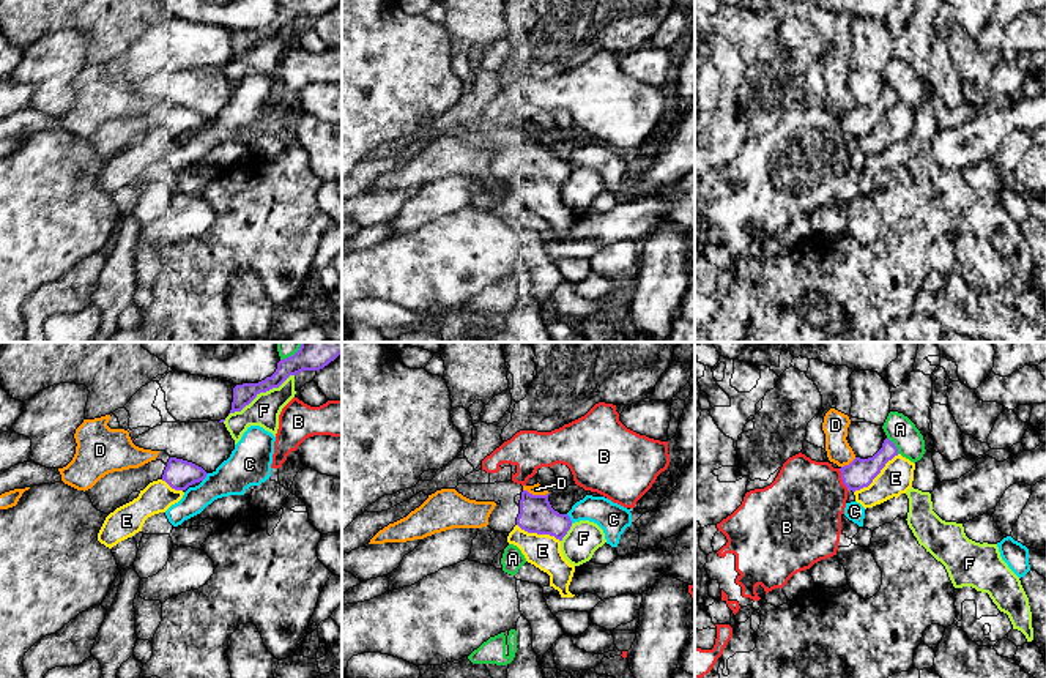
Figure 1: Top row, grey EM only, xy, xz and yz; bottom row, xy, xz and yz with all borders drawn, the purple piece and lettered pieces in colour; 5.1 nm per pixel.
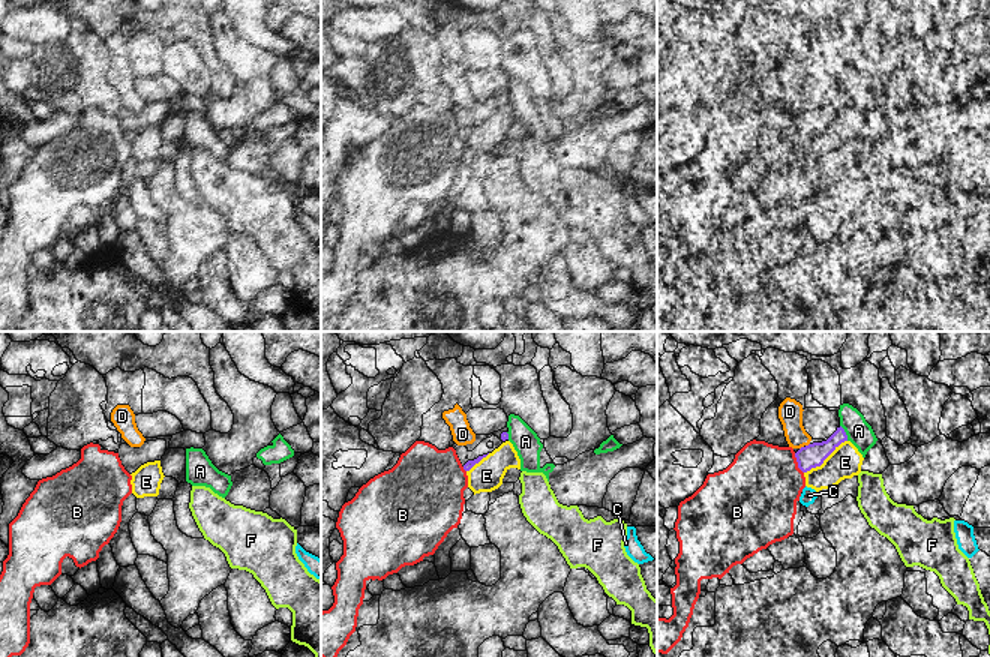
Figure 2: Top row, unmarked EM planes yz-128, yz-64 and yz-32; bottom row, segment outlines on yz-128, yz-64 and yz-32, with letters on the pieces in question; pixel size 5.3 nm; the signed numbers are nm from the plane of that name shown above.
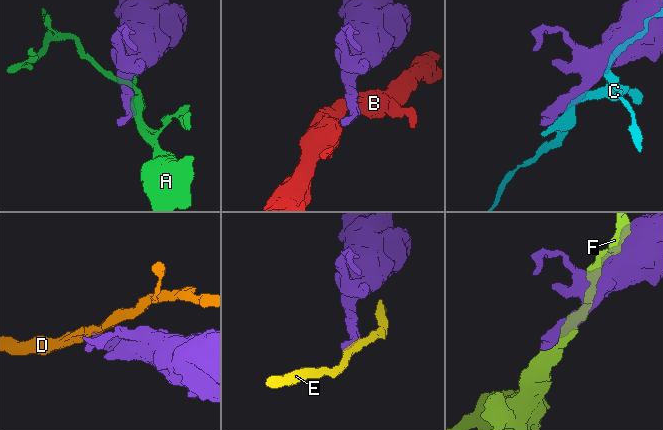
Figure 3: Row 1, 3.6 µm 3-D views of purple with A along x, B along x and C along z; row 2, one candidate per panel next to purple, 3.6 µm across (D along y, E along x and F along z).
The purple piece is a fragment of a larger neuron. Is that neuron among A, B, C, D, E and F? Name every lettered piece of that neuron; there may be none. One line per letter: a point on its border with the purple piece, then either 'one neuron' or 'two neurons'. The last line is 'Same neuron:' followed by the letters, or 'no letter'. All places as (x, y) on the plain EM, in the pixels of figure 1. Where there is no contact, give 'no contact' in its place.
A: meets purple in yz at (893, 92); two neurons
B: meets purple in yz at (841, 125); two neurons
C: meets purple in xz at (569, 166); two neurons
D: meets purple in xz at (536, 142); two neurons
E: meets purple in yz at (878, 120); two neurons
F: meets purple in xy at (260, 38); two neurons
Same neuron: no letter

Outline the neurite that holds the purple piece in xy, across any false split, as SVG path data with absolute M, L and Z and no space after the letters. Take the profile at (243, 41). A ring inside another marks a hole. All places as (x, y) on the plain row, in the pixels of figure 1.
M295 0L277 9L277 16L271 24L258 30L243 30L233 35L233 49L230 60L241 58L260 39L279 35L290 22L302 17L320 17L334 8L340 0Z

